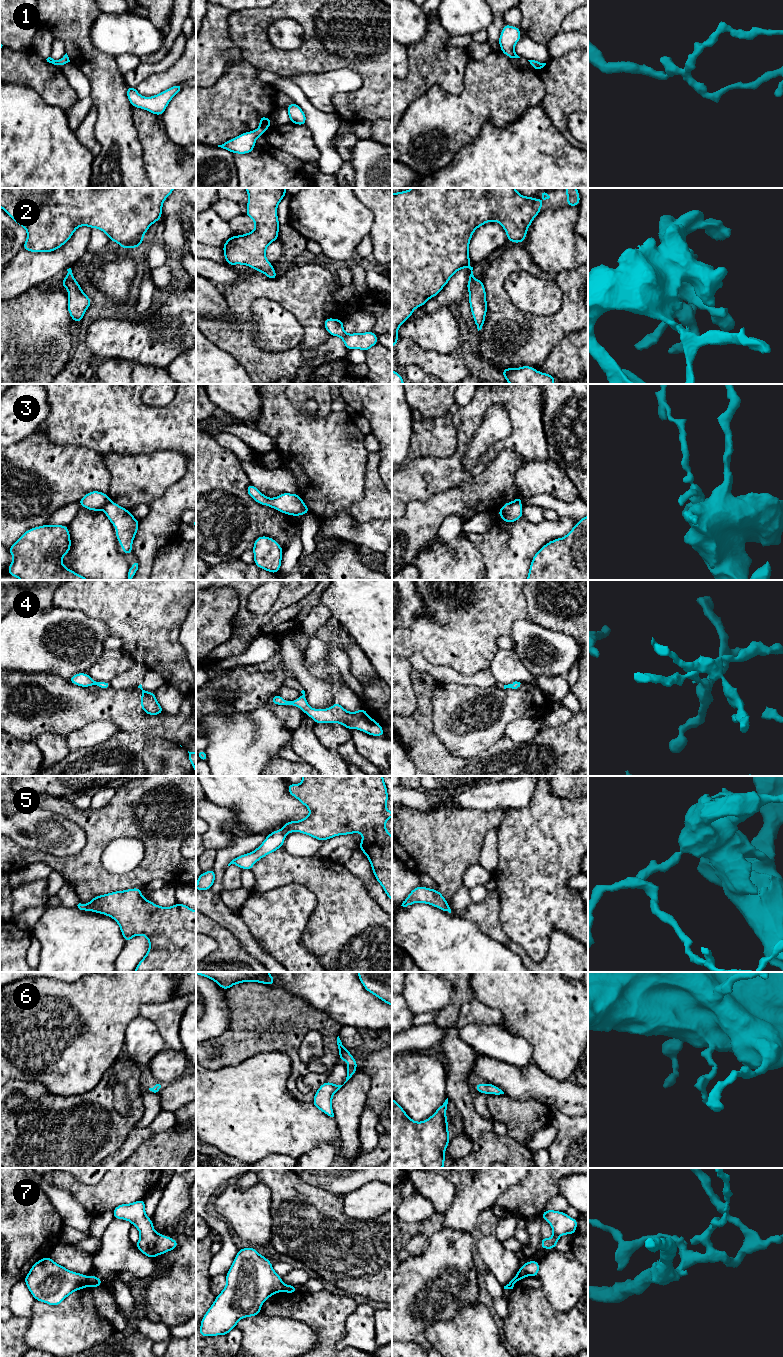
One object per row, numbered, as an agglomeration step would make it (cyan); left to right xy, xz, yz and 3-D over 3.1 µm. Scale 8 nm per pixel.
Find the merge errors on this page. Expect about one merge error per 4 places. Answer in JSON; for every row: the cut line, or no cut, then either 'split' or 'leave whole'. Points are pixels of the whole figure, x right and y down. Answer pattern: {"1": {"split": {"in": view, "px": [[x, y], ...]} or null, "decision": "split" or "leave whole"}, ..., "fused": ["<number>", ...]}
{"1": {"split": null, "decision": "leave whole"}, "2": {"split": null, "decision": "leave whole"}, "3": {"split": {"in": "xy", "px": [[109, 500], [103, 509]]}, "decision": "split"}, "4": {"split": null, "decision": "leave whole"}, "5": {"split": {"in": "xy", "px": [[87, 904], [90, 910]]}, "decision": "split"}, "6": {"split": null, "decision": "leave whole"}, "7": {"split": {"in": "xy", "px": [[87, 1277], [88, 1284]]}, "decision": "split"}, "fused": ["3", "5", "7"]}

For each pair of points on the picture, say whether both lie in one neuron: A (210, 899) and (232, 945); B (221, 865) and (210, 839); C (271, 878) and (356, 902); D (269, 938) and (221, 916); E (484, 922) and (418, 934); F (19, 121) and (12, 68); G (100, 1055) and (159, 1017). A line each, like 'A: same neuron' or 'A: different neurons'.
A: different neurons
B: different neurons
C: same neuron
D: different neurons
E: different neurons
F: different neurons
G: different neurons

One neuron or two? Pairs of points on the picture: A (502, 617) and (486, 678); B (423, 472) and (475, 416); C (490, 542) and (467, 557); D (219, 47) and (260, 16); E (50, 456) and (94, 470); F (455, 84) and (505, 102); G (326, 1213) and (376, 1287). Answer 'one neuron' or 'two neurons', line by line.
A: two neurons
B: one neuron
C: two neurons
D: two neurons
E: one neuron
F: two neurons
G: one neuron

